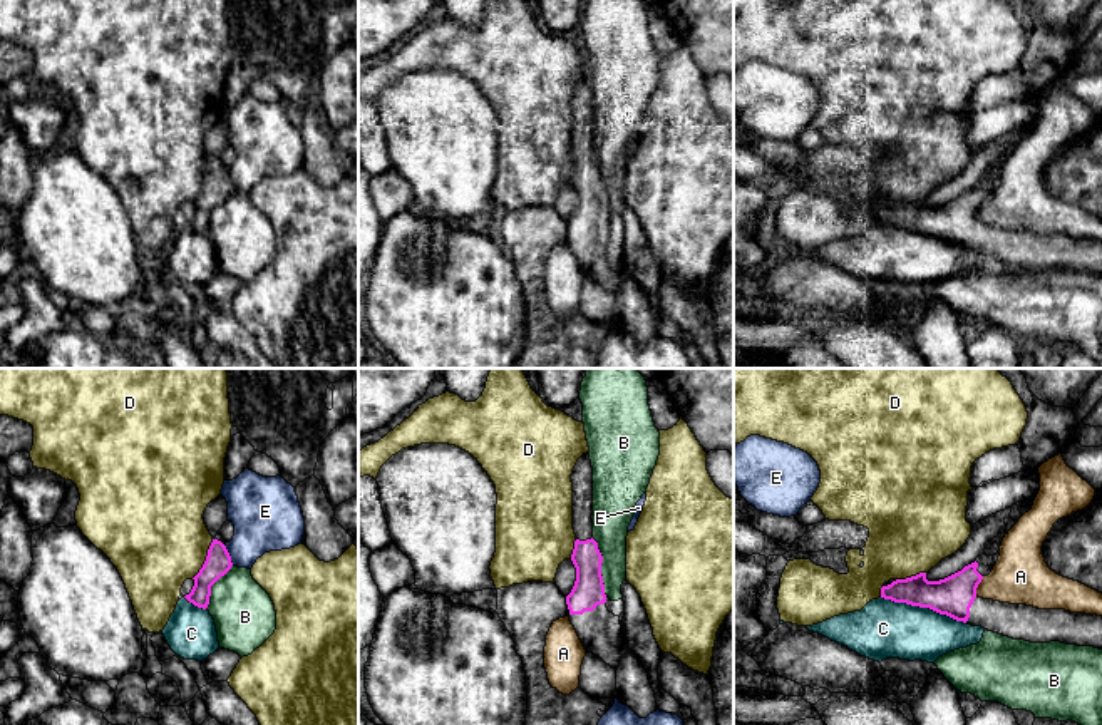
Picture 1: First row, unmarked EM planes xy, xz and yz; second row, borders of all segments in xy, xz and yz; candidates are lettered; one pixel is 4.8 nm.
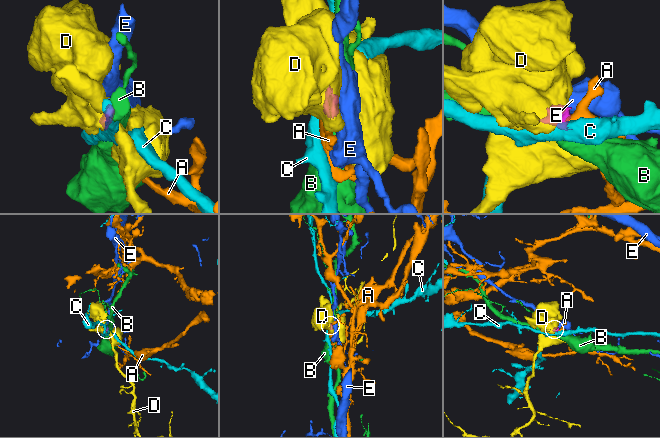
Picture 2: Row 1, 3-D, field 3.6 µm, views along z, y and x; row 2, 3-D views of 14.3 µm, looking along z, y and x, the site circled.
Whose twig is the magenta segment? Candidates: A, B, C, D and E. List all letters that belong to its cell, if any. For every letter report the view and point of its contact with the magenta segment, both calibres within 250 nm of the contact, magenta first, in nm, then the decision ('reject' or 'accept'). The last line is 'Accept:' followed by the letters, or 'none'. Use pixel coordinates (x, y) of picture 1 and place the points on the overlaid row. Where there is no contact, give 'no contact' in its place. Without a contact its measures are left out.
A: meets magenta in yz at (977, 586); 190 nm thick on the magenta side, 280 nm on the other; reject
B: meets magenta in xz at (600, 566); 160 nm thick on the magenta side, 190 nm on the other; reject
C: meets magenta in yz at (923, 606); 190 nm thick on the magenta side, 280 nm on the other; reject
D: meets magenta in xy at (206, 560); 130 nm thick on the magenta side, 460 nm on the other; reject
E: meets magenta in xy at (228, 555); 130 nm thick on the magenta side, 320 nm on the other; reject
Accept: none

